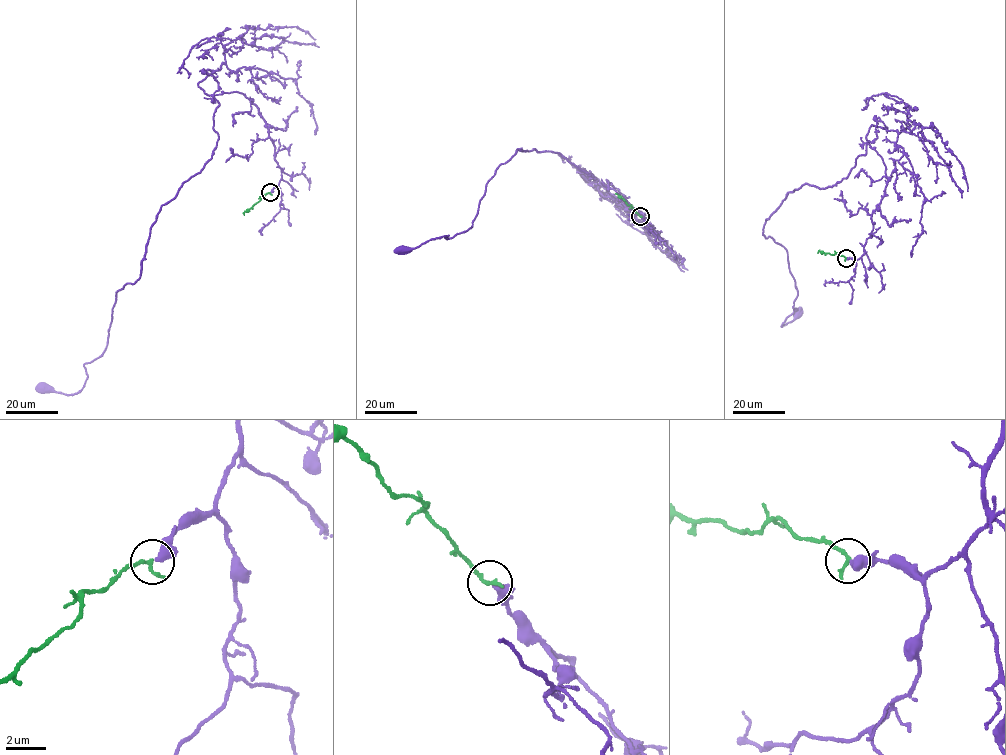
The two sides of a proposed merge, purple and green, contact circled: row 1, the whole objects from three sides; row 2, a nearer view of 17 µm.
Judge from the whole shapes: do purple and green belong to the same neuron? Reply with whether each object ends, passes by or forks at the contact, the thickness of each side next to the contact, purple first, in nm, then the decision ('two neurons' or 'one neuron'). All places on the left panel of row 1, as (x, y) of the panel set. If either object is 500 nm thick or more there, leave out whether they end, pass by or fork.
purple passes by; green ends; calibres 300 and 220 nm; one neuron

